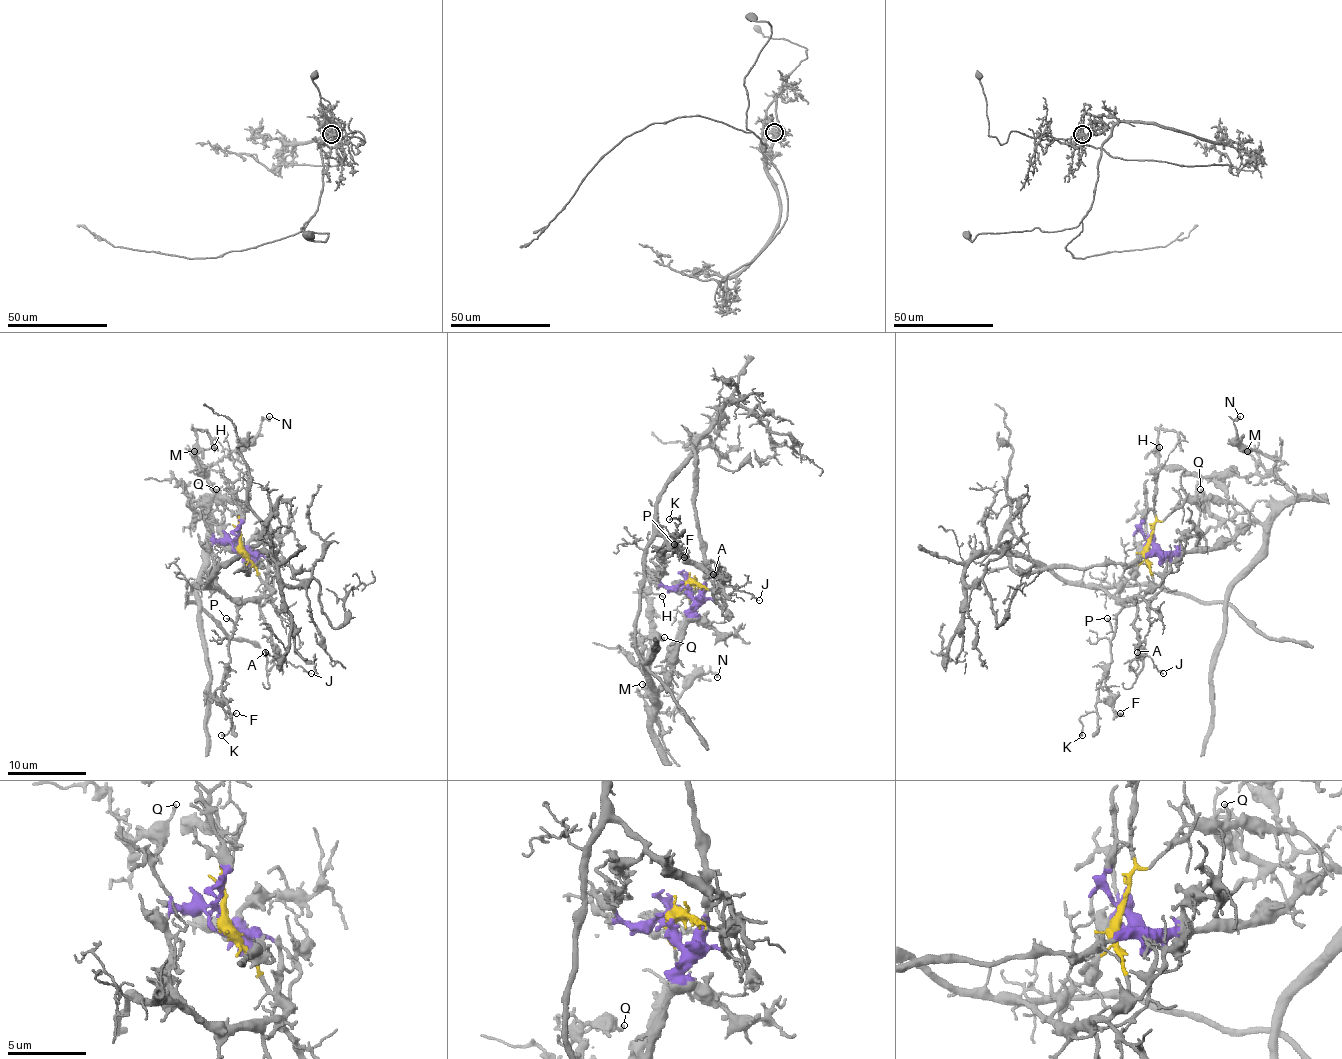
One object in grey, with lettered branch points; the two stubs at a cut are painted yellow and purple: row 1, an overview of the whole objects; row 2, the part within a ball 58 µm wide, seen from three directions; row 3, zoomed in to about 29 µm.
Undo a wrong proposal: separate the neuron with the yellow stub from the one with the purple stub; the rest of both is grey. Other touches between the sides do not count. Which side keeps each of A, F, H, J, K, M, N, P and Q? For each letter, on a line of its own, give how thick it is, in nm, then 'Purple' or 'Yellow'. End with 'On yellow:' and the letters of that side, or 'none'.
A: Thickness 100 nm. Yellow
F: Thickness 180 nm. Yellow
H: Thickness 150 nm. Purple
J: Thickness 70 nm. Yellow
K: Thickness 130 nm. Yellow
M: Thickness 170 nm. Purple
N: Thickness 300 nm. Purple
P: Thickness 150 nm. Yellow
Q: Thickness 180 nm. Purple
On yellow: A, F, J, K, P

